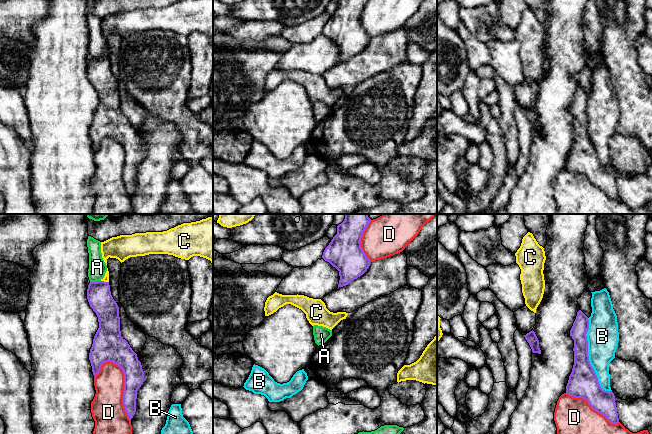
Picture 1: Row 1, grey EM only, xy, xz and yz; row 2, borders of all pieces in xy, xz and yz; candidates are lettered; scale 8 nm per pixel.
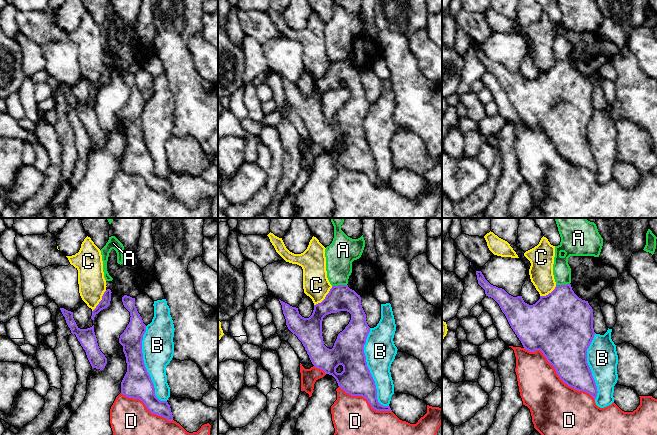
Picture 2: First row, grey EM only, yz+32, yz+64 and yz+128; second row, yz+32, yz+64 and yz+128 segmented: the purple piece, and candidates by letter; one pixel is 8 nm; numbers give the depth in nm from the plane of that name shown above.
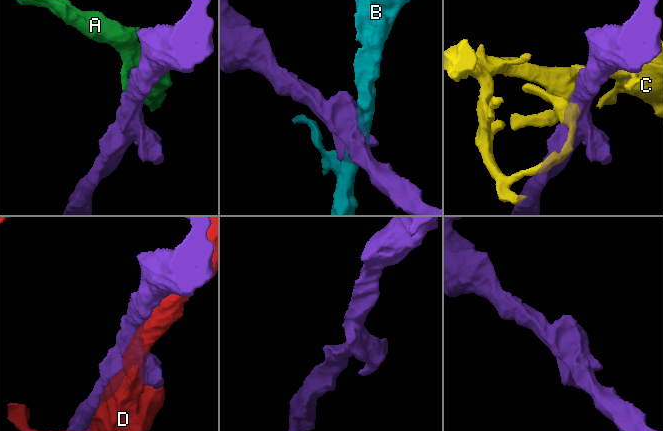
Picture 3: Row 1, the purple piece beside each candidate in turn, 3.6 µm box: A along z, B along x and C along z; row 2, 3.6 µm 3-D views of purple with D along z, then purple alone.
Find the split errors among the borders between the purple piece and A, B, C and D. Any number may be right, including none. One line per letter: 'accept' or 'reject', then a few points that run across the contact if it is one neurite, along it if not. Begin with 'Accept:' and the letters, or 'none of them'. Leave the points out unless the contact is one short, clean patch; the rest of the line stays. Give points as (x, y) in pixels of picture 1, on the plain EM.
Accept: none of them
A: reject; line xy (100, 56), (90, 58)
B: reject
C: reject
D: reject

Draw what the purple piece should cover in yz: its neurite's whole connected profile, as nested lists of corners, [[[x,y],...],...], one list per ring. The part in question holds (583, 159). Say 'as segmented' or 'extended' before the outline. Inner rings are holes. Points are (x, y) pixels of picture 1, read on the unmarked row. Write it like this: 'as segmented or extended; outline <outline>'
as segmented; outline [[[579,86],[570,106],[574,116],[574,141],[566,162],[566,169],[575,174],[585,175],[591,184],[602,190],[612,200],[618,200],[619,194],[612,167],[601,164],[597,151],[588,132],[587,107],[588,93]]]

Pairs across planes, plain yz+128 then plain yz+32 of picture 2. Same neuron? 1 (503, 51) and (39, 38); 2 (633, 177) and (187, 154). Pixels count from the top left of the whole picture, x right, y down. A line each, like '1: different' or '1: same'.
1: different
2: different

